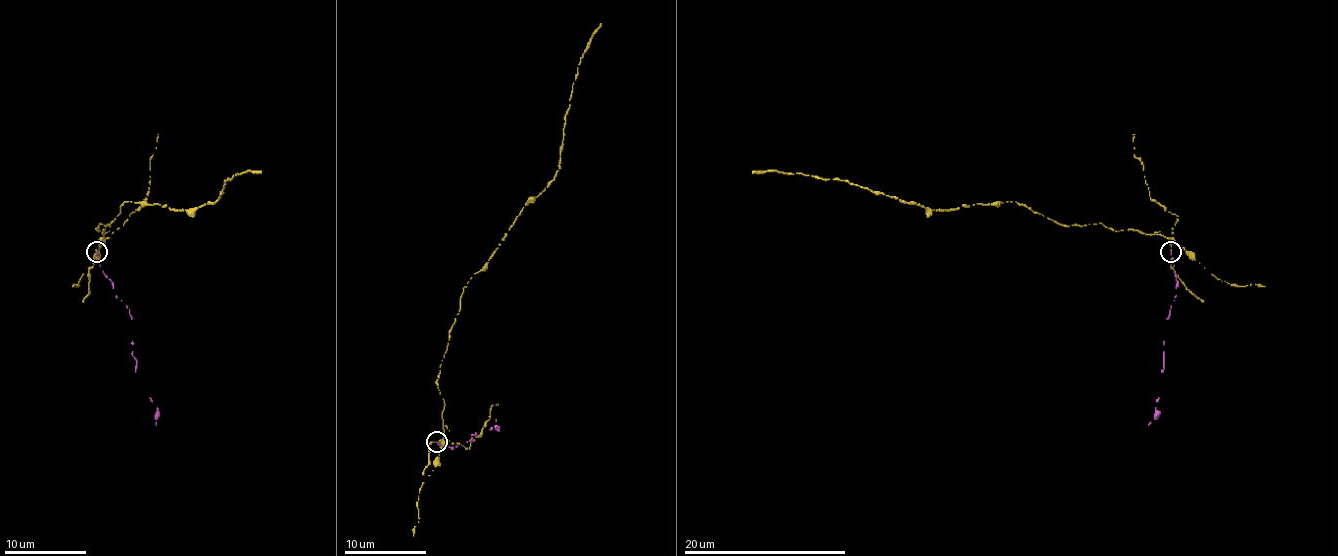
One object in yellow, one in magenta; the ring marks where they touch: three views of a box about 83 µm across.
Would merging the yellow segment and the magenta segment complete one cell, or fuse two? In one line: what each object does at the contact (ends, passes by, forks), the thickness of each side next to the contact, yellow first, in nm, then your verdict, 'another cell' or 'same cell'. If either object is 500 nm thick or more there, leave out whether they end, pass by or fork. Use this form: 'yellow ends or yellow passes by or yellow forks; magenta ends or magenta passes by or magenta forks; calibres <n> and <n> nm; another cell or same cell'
yellow passes by; magenta ends; calibres 90 and 140 nm; another cell

